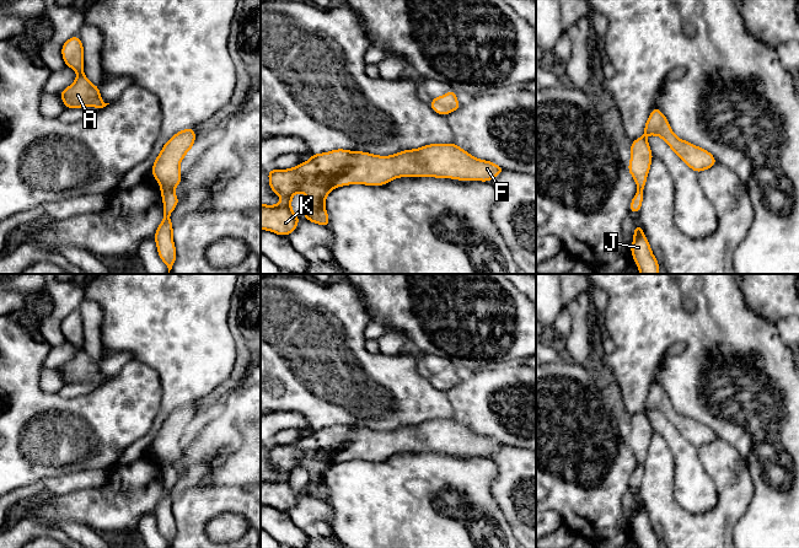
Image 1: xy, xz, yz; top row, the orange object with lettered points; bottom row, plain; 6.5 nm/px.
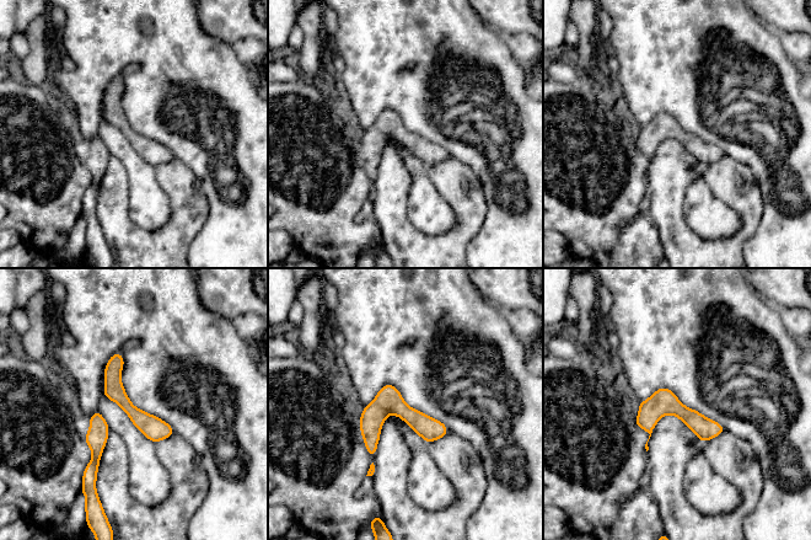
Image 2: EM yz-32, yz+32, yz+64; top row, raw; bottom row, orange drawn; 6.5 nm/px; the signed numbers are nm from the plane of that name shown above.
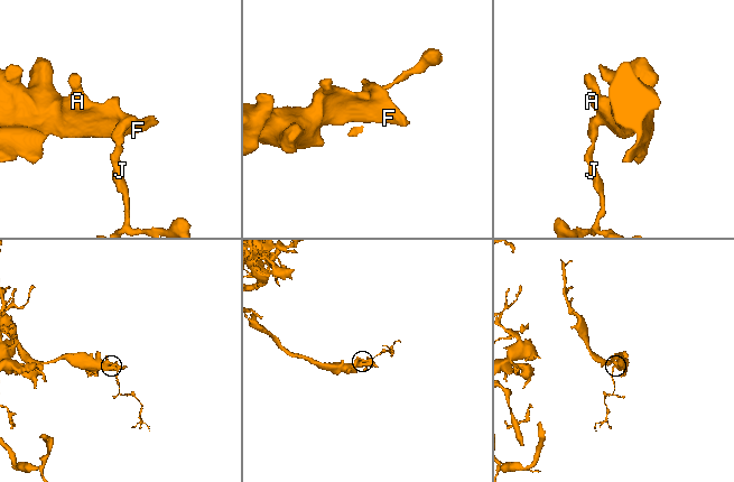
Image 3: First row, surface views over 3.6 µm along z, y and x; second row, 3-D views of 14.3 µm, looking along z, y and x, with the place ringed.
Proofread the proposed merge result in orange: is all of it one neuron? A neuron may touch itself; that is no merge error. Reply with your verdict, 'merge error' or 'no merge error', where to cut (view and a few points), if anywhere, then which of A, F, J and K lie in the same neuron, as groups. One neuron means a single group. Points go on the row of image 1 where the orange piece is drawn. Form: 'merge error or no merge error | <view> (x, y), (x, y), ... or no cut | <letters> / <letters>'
no merge error | no cut | A F J K

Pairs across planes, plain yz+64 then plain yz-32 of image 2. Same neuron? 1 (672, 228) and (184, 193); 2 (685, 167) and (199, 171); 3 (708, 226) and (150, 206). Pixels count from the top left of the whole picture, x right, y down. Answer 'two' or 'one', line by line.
1: one
2: two
3: one

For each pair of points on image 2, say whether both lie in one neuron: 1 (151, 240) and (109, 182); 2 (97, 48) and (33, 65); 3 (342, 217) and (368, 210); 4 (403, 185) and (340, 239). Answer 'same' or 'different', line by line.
1: same
2: different
3: different
4: different

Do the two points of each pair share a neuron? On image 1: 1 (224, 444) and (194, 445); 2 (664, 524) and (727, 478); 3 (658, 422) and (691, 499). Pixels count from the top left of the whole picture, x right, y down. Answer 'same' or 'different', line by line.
1: same
2: same
3: same

